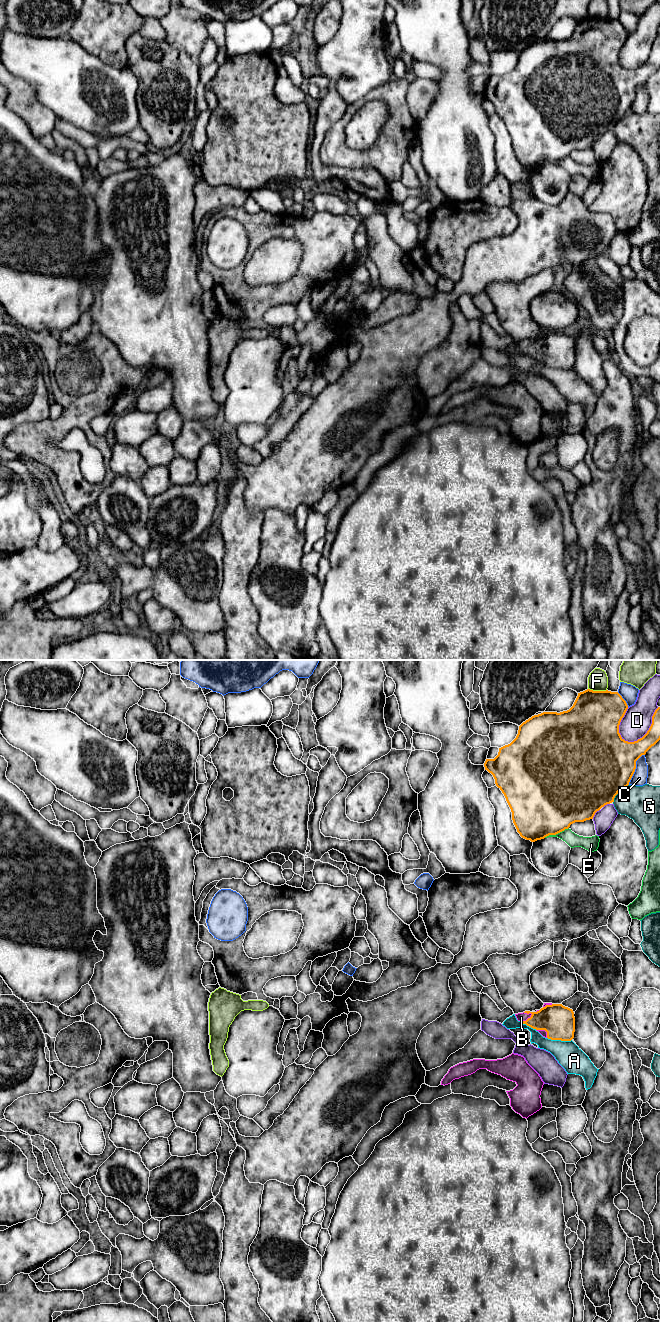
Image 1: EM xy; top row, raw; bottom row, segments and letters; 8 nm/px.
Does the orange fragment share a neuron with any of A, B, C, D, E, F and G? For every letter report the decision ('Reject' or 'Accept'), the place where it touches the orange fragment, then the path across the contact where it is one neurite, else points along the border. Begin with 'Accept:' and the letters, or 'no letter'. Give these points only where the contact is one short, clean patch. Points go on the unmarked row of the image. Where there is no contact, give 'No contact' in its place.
Accept: B
A: Reject. Touches orange at xy (559, 367)
B: Accept. Touches orange at xy (528, 346)
C: Reject. Touches orange at xy (635, 96)
D: Reject. Touches orange at xy (647, 60)
E: Reject. Touches orange at xy (556, 161)
F: Reject. Touches orange at xy (597, 19)
G: Reject. Touches orange at xy (617, 121)

